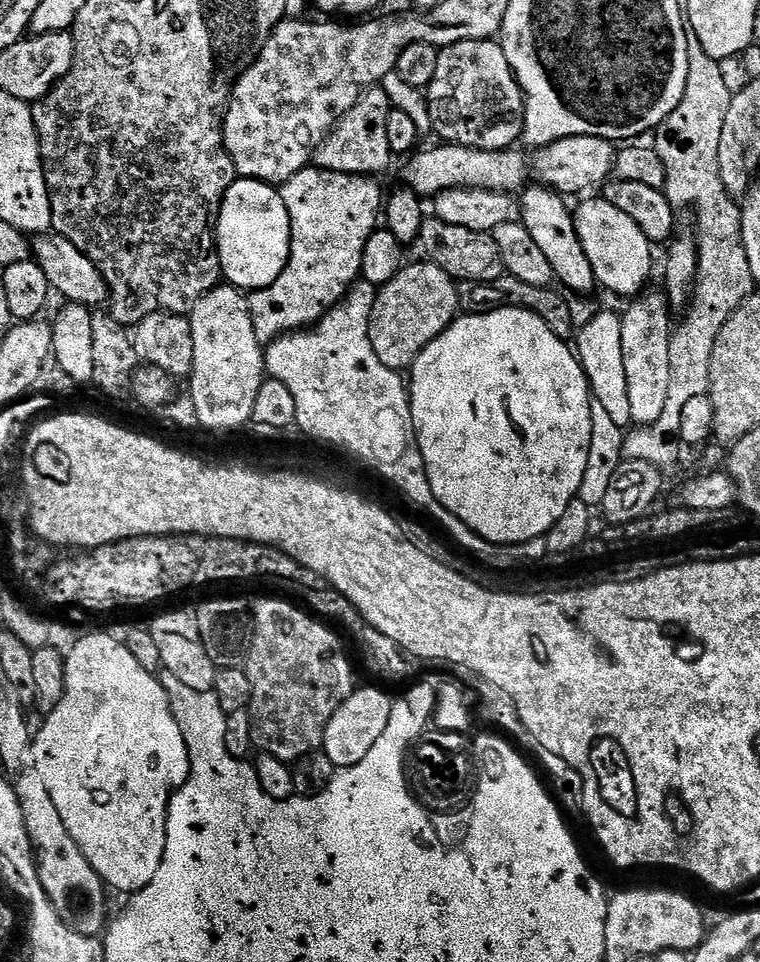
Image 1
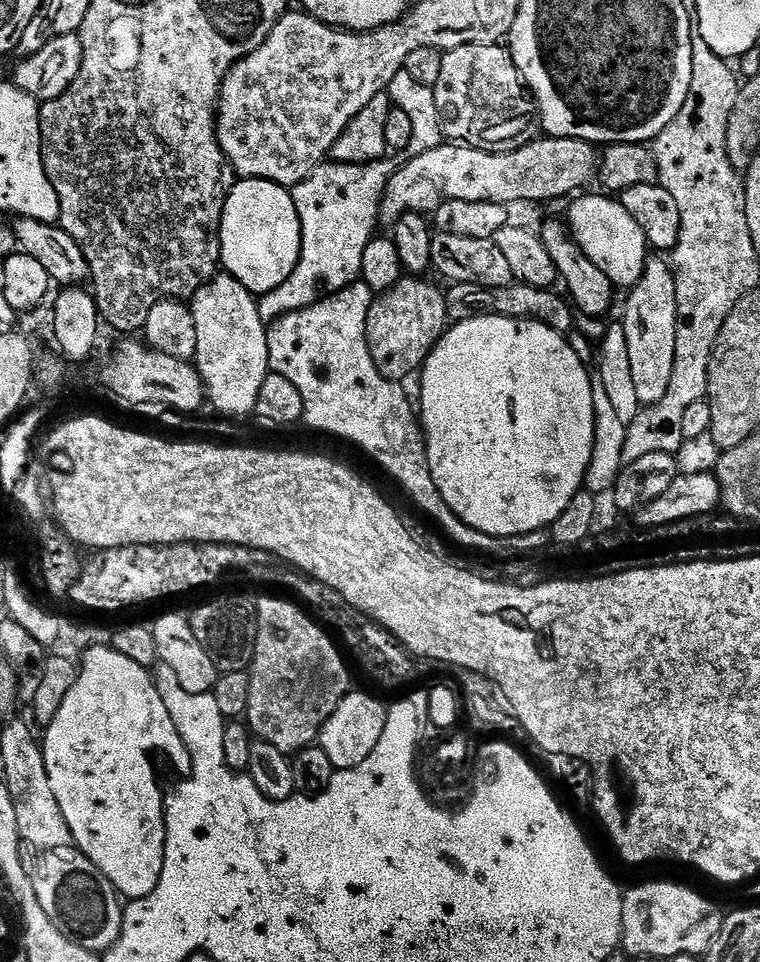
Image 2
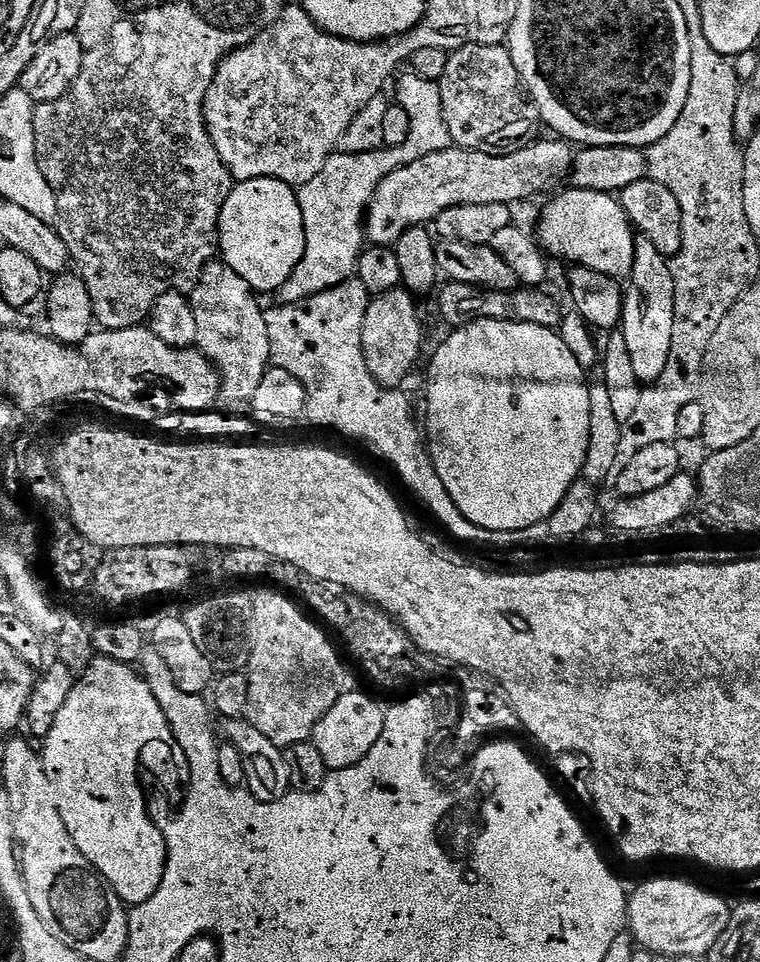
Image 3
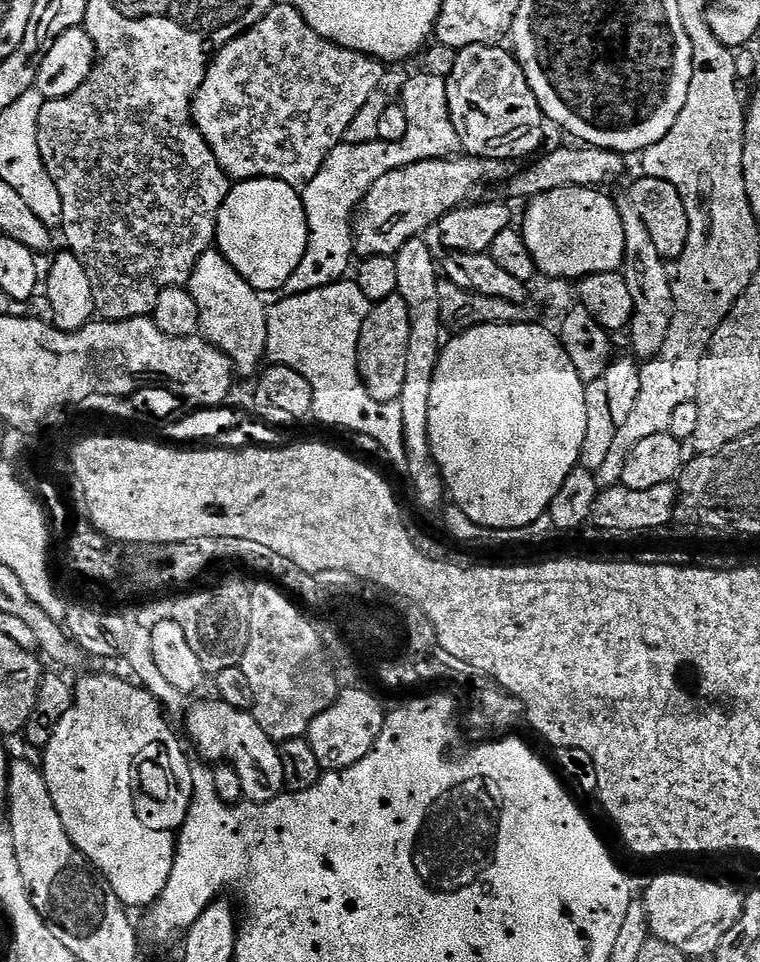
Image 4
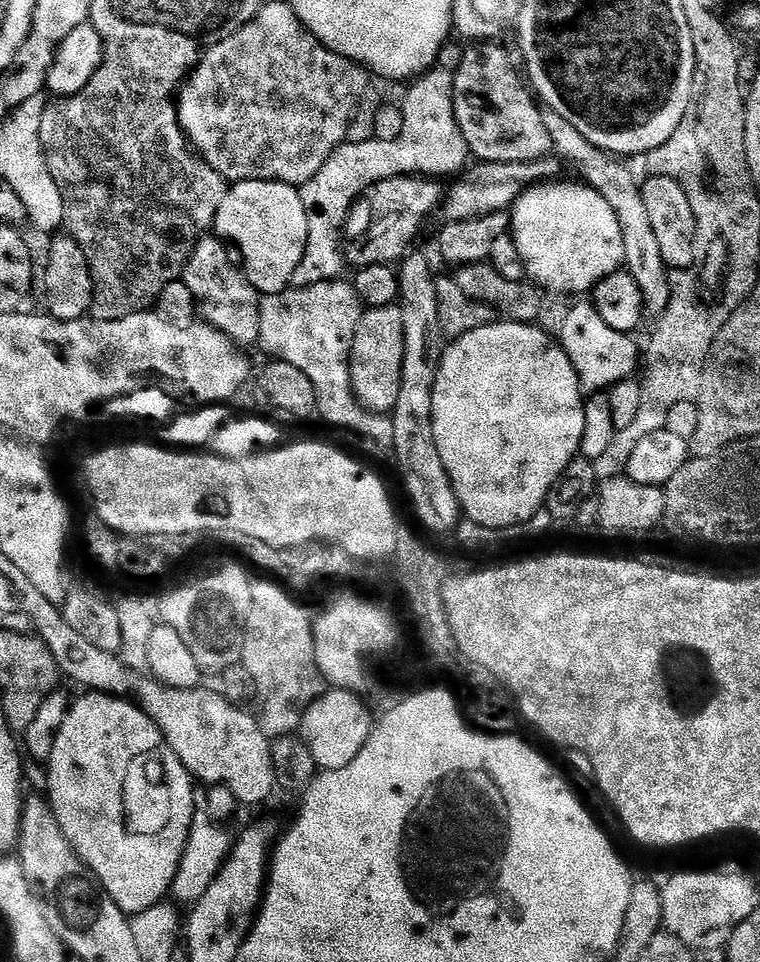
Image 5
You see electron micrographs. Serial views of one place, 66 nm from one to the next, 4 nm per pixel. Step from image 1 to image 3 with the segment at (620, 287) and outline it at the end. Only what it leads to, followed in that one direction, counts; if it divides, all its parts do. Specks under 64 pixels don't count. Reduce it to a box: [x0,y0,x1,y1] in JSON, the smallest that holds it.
[538,187,636,278]

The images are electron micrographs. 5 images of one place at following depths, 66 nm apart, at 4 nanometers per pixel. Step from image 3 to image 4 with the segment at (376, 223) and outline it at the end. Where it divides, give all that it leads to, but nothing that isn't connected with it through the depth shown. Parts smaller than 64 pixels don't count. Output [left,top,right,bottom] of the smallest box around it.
[354,154,510,258]

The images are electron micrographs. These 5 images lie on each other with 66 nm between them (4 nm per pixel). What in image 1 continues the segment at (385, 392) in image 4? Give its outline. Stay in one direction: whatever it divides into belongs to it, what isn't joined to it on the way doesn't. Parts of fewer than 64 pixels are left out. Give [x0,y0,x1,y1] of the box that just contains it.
[370,263,461,373]

